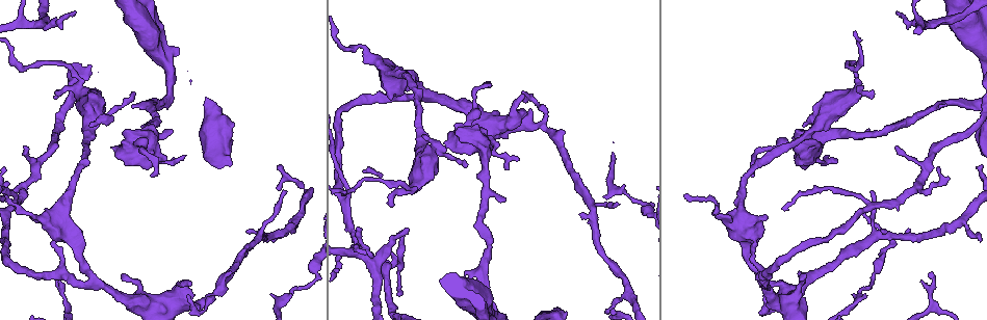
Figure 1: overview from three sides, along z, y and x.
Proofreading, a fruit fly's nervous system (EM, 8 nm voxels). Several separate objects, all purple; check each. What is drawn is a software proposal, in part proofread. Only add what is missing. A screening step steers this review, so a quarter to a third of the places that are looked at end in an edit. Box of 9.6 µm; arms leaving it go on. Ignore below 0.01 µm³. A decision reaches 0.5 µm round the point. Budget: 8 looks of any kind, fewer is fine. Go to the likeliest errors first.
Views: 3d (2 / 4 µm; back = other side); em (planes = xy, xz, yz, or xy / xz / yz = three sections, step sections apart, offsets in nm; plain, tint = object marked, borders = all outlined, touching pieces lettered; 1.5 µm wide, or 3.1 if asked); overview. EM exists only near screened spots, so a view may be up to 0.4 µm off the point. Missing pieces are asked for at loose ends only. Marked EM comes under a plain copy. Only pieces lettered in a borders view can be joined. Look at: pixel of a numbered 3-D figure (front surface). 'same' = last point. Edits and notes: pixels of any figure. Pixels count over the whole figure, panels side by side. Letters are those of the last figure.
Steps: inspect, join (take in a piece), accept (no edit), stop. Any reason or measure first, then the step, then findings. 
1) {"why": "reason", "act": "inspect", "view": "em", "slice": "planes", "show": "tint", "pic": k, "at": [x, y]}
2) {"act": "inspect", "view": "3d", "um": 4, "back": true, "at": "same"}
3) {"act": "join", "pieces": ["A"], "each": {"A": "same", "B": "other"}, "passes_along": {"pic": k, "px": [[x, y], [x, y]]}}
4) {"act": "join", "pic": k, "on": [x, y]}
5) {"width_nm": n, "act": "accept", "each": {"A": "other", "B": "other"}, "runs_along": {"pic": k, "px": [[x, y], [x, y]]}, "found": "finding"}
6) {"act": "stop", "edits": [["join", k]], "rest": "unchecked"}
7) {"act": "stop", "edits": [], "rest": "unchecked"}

{"act": "inspect", "view": "3d", "um": 4, "pic": 1, "at": [409, 231]}

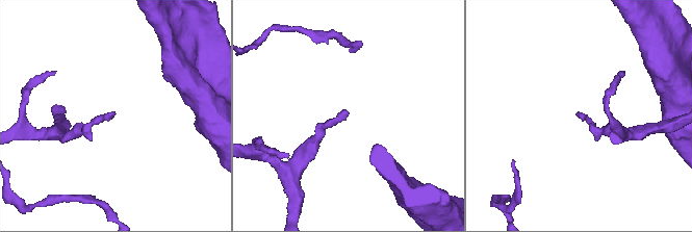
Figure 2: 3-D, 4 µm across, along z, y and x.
{"act": "inspect", "view": "em", "slice": "xz", "step": 4, "show": "borders", "pic": 2, "at": [113, 112]}

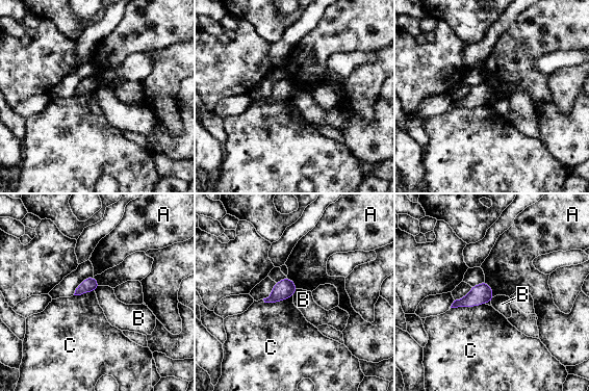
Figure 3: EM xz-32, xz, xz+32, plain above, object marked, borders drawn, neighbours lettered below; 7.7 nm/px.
{"why": "cut it another way", "act": "inspect", "view": "em", "slice": "xy", "step": 4, "show": "borders", "at": "same"}

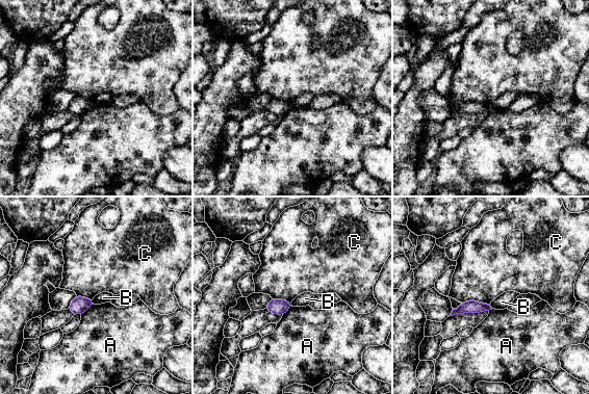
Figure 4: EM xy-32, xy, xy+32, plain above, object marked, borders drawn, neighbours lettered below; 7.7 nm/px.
{"longest_contact_nm": ["C", 220], "act": "accept", "each": {"A": "other", "B": "other", "C": "other"}, "found": "no lettered piece goes on from it"}

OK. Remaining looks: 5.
{"why": "an open end", "act": "inspect", "view": "3d", "um": 4, "pic": 1, "at": [189, 286]}

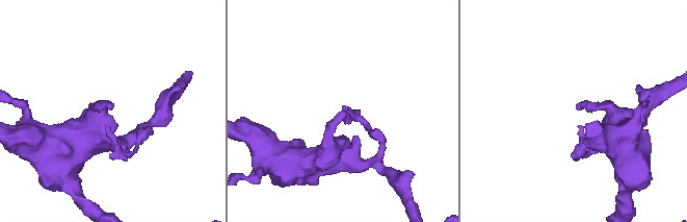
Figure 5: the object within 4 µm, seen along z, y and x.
{"why": "shape alone is not enough", "act": "inspect", "view": "em", "slice": "planes", "show": "borders", "pic": 5, "at": [342, 113]}

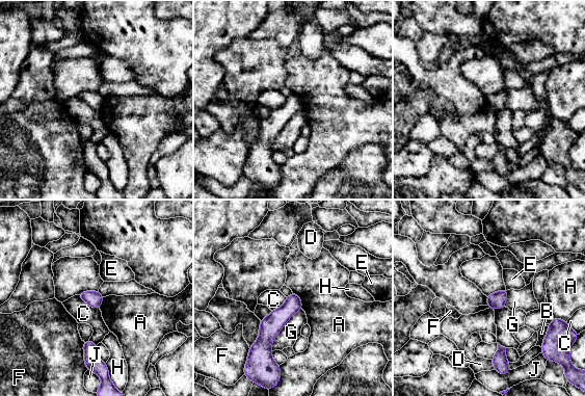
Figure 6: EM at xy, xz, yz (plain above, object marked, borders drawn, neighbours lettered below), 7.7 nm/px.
{"act": "accept", "each": {"A": "other", "B": "other", "C": "other", "D": "other", "E": "other", "F": "other", "G": "other", "H": "other", "J": "other"}, "runs_along": {"pic": 6, "px": [[294, 296], [269, 327], [261, 352]]}, "found": "no lettered piece goes on from it"}

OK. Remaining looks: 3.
{"act": "inspect", "view": "em", "slice": "xz", "step": 4, "show": "borders", "pic": 1, "at": [135, 93]}

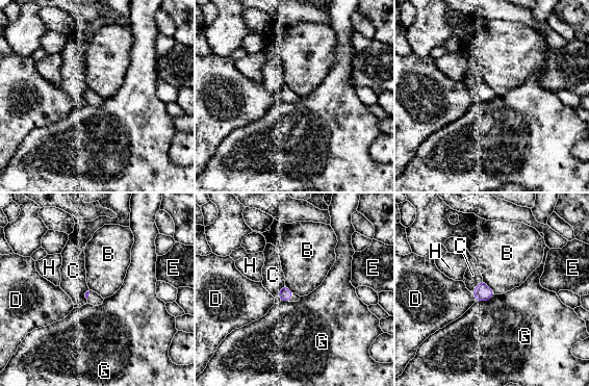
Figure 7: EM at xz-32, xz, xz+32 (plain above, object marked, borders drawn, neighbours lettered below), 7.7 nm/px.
{"longest_contact_nm": ["G", 160], "act": "accept", "each": {"B": "other", "C": "other", "D": "other", "E": "other", "G": "other", "H": "other"}, "border": {"pic": 7, "px": [[483, 279], [494, 293]]}, "found": "no lettered piece goes on from it"}

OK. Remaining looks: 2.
{"act": "stop", "edits": [], "rest": "unchecked"}

